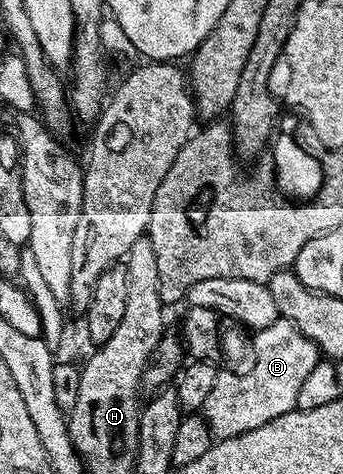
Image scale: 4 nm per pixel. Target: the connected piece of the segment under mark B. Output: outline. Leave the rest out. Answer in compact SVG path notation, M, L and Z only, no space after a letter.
M279 318L271 326L258 328L252 339L254 365L251 372L240 376L228 370L222 371L219 376L219 390L207 394L203 415L209 433L217 440L226 440L247 430L255 430L294 411L303 381L319 362L315 342L298 332L290 320Z

